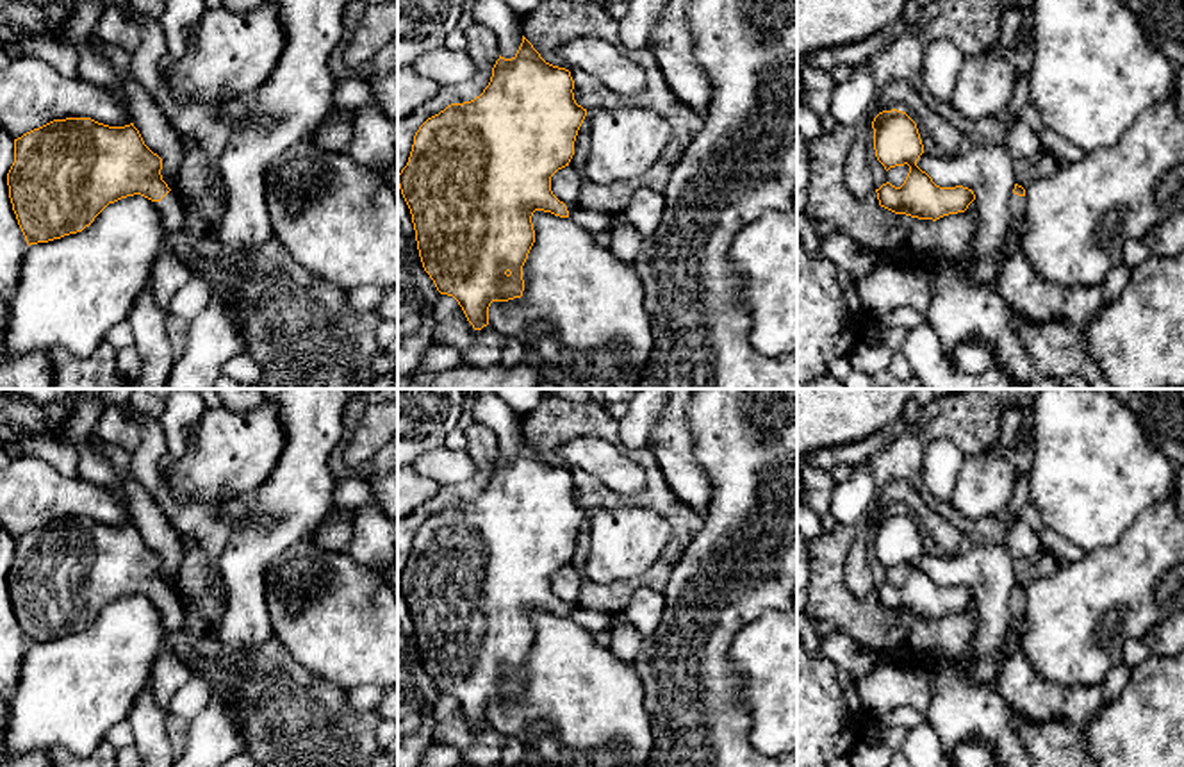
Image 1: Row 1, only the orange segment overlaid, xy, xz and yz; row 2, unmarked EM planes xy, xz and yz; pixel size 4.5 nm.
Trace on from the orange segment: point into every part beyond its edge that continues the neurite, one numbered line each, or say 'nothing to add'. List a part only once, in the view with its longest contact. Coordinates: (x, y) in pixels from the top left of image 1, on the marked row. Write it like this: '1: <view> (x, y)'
1: xy (170, 207)

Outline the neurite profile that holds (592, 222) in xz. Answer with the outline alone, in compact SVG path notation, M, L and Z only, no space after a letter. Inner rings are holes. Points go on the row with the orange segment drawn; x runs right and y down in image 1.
M576 207L569 218L588 234L601 234L610 232L621 219L619 216L604 214L604 212L592 212L587 209Z

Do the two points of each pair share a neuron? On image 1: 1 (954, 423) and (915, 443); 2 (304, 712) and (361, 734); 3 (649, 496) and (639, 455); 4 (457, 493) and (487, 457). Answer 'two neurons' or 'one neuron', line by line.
1: one neuron
2: one neuron
3: one neuron
4: one neuron

